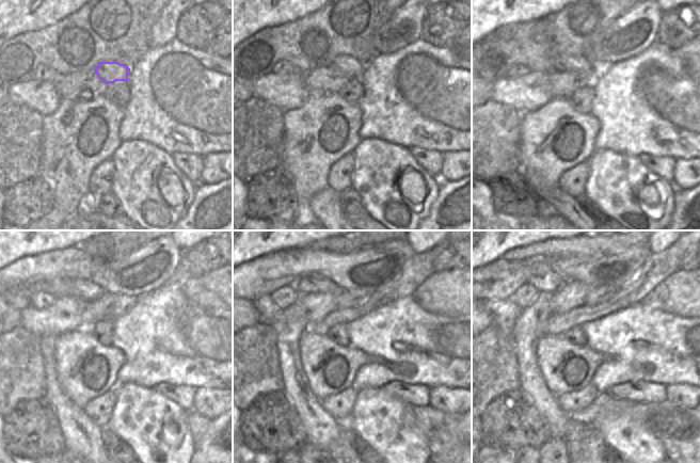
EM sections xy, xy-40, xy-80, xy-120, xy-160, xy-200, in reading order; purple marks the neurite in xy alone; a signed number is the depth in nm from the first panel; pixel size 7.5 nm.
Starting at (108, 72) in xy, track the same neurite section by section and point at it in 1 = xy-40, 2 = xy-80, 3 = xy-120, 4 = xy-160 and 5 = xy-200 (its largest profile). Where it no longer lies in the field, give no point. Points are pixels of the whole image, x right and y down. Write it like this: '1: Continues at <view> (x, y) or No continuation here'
1: Continues at xy-40 (350, 66)
2: Continues at xy-80 (581, 65)
3: Continues at xy-120 (84, 289)
4: Continues at xy-160 (308, 284)
5: Continues at xy-200 (543, 278).

